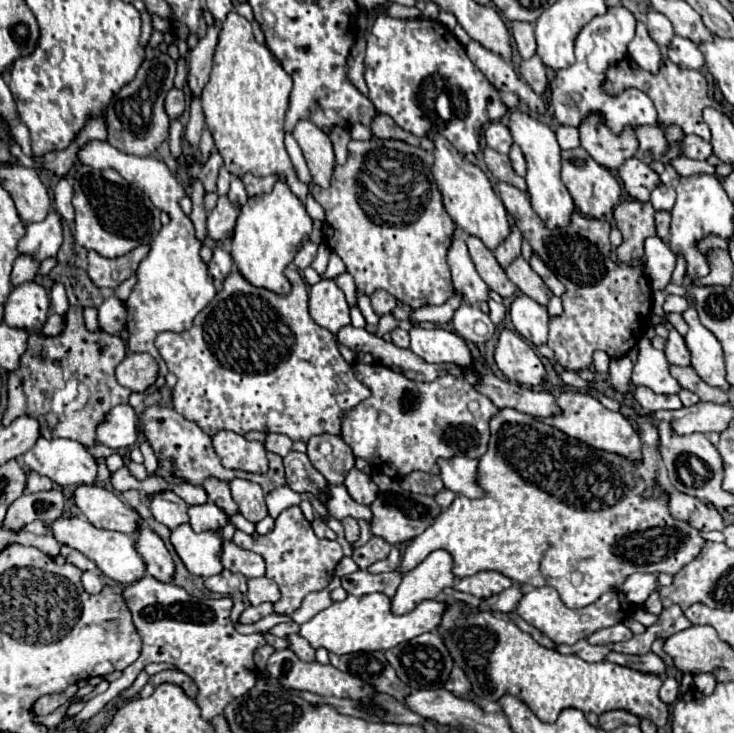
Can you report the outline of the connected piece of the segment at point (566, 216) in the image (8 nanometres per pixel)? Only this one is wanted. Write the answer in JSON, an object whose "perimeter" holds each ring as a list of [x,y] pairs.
{"perimeter":[[[512,110],[510,112],[510,122],[508,128],[512,132],[514,142],[520,146],[524,158],[526,158],[526,182],[528,182],[528,192],[532,200],[534,212],[546,222],[546,226],[566,226],[570,222],[570,214],[574,212],[574,200],[568,194],[564,182],[560,180],[560,146],[556,142],[556,134],[536,118],[532,118],[526,110]]]}

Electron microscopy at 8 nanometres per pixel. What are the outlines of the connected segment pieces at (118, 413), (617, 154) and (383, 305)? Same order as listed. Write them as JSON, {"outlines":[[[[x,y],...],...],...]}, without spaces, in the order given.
{"outlines":[[[[114,406],[106,420],[96,426],[96,442],[114,450],[128,448],[138,440],[138,414],[134,408]]],[[[590,114],[580,124],[582,148],[606,170],[618,170],[624,160],[632,158],[638,150],[634,130],[624,130],[620,136],[612,134],[602,122],[600,114]]],[[[376,290],[372,294],[372,308],[378,316],[390,314],[396,308],[396,298],[392,294],[388,294],[386,290]]]]}

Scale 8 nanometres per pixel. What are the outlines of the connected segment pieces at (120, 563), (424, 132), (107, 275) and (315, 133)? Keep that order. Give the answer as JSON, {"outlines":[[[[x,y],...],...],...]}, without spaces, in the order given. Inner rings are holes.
{"outlines":[[[[74,516],[74,518],[64,518],[64,520],[56,520],[50,524],[52,526],[52,534],[60,544],[66,544],[70,548],[76,548],[78,552],[82,552],[86,558],[94,560],[94,564],[100,568],[100,572],[114,580],[120,582],[124,586],[134,584],[136,580],[140,580],[146,572],[146,564],[142,560],[142,556],[136,552],[136,538],[130,538],[128,534],[122,532],[112,532],[112,530],[98,530],[96,526],[92,526],[84,516]]],[[[378,14],[366,36],[364,80],[368,84],[368,98],[378,112],[392,116],[400,128],[414,136],[428,136],[428,132],[438,132],[466,156],[478,152],[478,138],[482,130],[480,126],[500,120],[508,110],[500,102],[498,90],[470,62],[464,46],[454,38],[454,34],[444,24],[430,18],[402,20],[388,14]]],[[[138,246],[130,254],[124,254],[120,258],[104,258],[98,252],[88,252],[88,276],[98,288],[116,288],[126,278],[130,278],[138,262],[148,254],[148,246]]],[[[300,120],[294,126],[292,136],[302,148],[306,164],[312,174],[312,182],[326,188],[330,186],[332,168],[334,168],[334,150],[326,132],[322,132],[310,120]]]]}

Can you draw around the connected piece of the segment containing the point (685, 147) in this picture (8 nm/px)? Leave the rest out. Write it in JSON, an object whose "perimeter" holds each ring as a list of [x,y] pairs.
{"perimeter":[[[686,136],[686,140],[680,146],[682,146],[682,154],[694,160],[706,160],[712,154],[712,146],[704,142],[700,136]]]}

